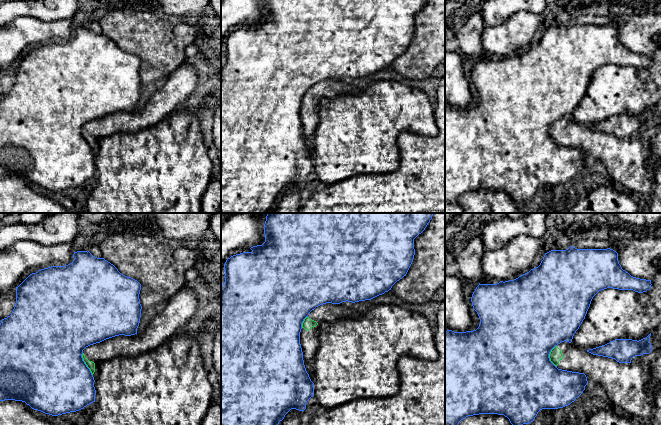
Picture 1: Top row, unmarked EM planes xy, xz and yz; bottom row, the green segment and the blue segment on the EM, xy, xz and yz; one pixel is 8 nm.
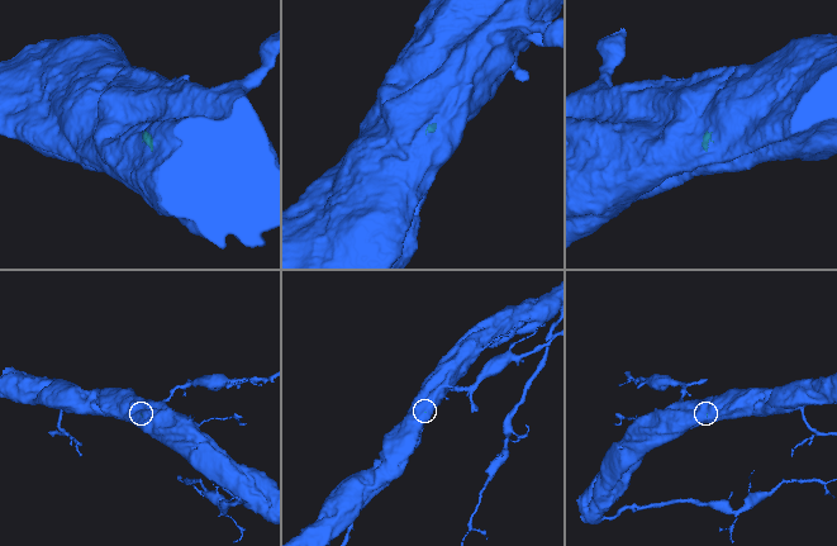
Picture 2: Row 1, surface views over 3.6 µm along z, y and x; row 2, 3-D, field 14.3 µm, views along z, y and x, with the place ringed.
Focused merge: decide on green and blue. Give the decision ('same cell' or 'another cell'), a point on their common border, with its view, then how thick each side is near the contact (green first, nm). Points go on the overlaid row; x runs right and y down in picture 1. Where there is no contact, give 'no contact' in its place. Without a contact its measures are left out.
another cell; contact yz (549, 356); calibres 100 and 500 nm

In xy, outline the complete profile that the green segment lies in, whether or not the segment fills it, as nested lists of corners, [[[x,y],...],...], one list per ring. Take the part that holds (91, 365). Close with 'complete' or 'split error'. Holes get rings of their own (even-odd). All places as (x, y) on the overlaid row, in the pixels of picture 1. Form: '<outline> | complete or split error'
[[[182,287],[140,334],[119,335],[90,345],[83,350],[83,361],[96,380],[98,364],[101,361],[121,356],[136,356],[157,348],[180,330],[199,307],[197,294],[192,289]]] | split error

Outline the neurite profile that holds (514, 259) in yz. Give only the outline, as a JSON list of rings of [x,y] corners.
[[[520,235],[496,250],[485,250],[481,259],[483,274],[499,281],[509,281],[529,272],[535,256],[540,252],[539,239]]]

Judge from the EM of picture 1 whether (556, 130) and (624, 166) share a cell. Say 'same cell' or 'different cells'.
same cell

